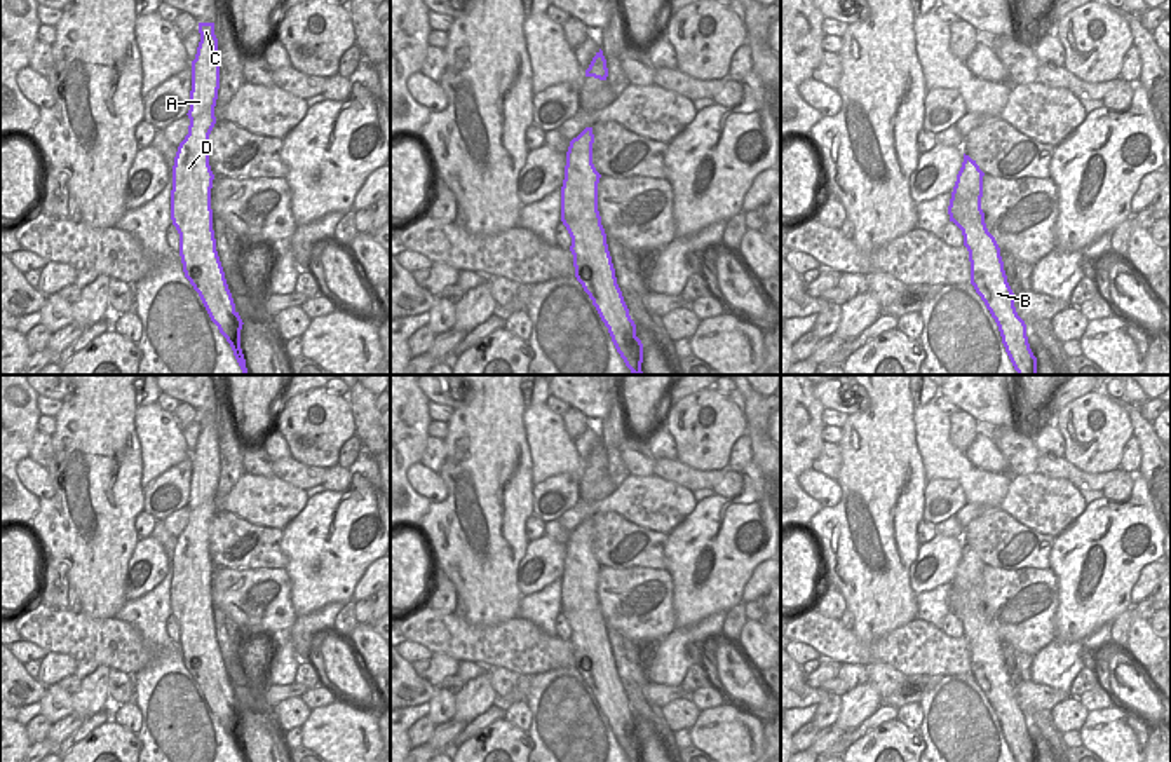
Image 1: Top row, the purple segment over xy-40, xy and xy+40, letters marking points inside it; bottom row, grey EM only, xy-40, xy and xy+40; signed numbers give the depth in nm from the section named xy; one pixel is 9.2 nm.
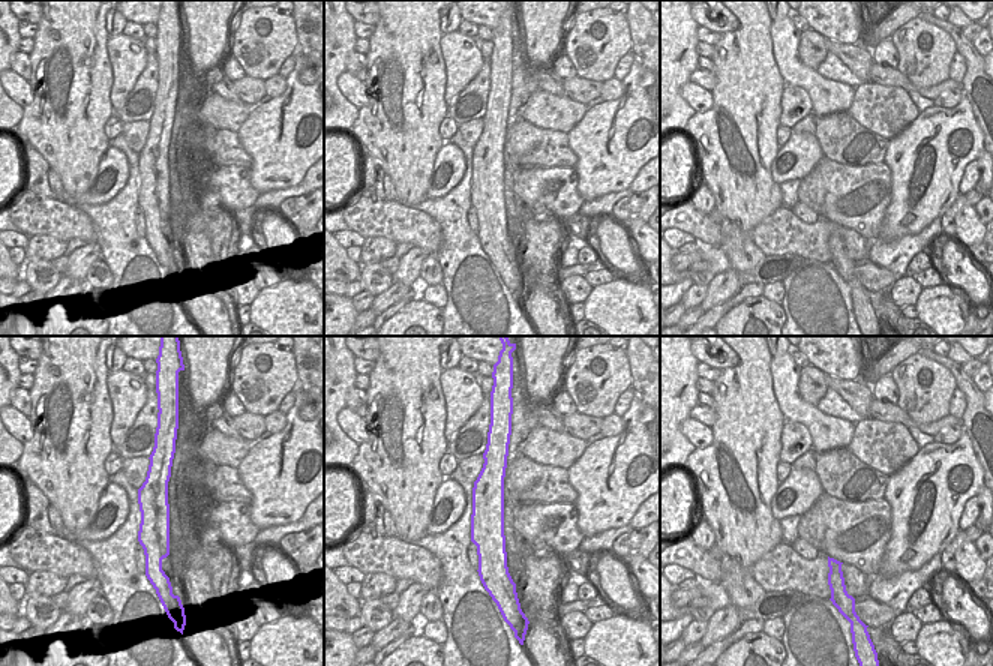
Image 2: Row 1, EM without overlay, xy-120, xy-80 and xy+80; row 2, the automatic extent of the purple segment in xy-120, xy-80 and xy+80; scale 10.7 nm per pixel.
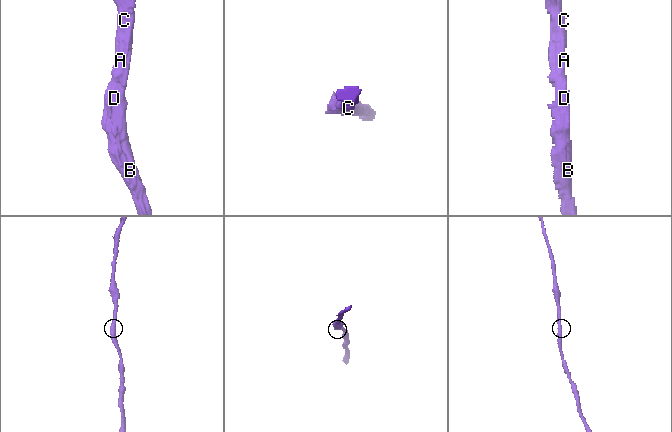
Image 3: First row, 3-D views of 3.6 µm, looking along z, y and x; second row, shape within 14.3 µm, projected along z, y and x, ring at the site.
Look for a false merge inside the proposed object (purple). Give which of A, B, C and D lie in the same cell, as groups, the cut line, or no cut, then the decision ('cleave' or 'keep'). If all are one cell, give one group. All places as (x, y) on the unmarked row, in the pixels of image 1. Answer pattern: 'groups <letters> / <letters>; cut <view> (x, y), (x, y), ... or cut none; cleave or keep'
groups A B C D; cut none; keep

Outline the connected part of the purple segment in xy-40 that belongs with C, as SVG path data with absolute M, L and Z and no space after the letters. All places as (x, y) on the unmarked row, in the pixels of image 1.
M199 413L200 432L192 452L188 525L179 534L173 556L171 610L179 624L185 668L199 684L211 711L230 734L242 762L242 710L235 701L213 621L209 525L216 514L220 446L214 413Z

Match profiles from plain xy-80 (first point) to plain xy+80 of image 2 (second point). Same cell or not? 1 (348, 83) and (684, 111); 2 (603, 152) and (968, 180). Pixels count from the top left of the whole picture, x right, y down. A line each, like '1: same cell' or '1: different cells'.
1: different cells
2: different cells

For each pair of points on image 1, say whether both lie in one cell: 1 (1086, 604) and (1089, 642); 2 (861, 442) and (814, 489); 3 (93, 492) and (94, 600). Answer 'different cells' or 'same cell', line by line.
1: different cells
2: different cells
3: same cell

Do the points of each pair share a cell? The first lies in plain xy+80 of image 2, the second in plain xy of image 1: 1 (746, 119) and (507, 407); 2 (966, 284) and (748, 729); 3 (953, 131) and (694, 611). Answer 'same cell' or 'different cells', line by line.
1: same cell
2: different cells
3: same cell

